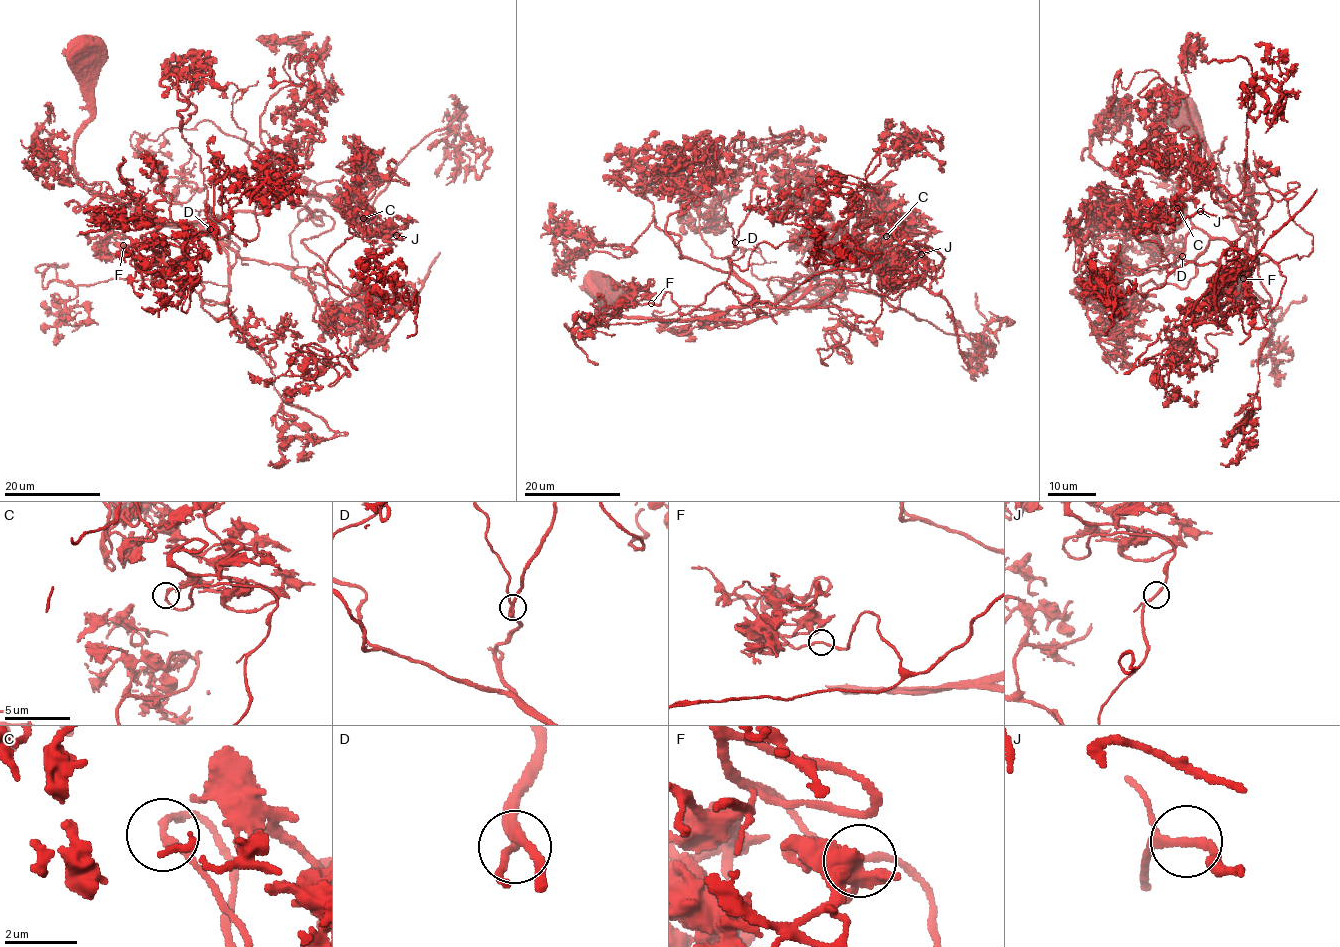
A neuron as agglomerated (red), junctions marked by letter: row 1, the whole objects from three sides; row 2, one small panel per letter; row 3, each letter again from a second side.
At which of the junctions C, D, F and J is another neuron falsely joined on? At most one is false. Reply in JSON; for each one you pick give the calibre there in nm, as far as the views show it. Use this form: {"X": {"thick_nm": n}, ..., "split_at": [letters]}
{"split_at": []}

